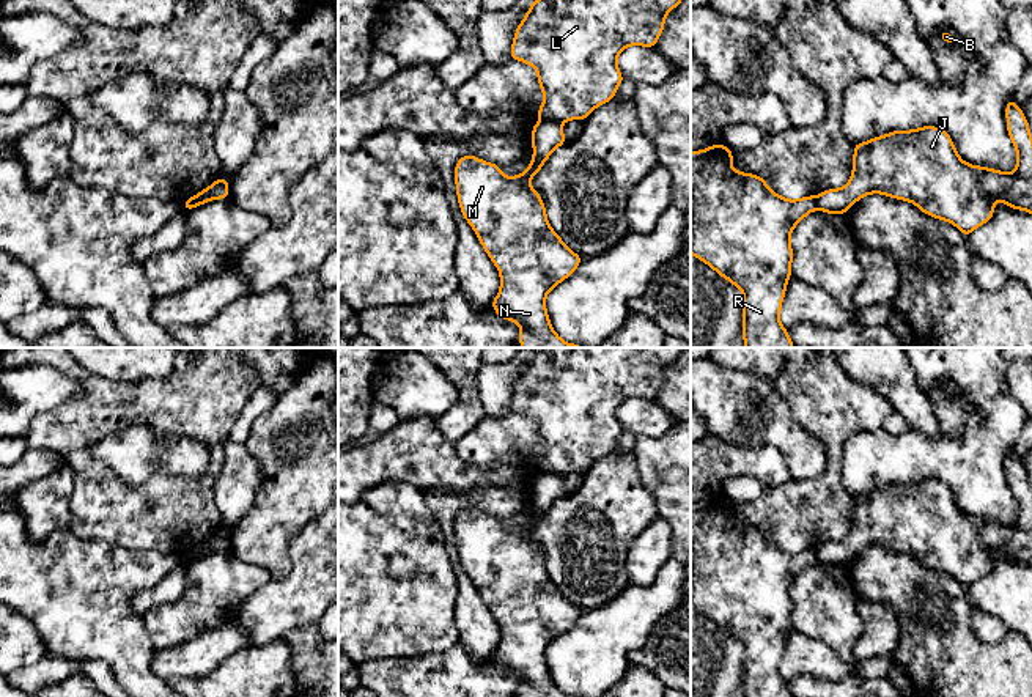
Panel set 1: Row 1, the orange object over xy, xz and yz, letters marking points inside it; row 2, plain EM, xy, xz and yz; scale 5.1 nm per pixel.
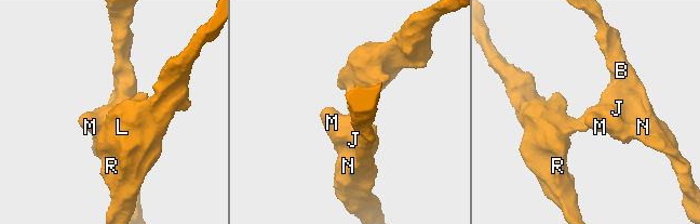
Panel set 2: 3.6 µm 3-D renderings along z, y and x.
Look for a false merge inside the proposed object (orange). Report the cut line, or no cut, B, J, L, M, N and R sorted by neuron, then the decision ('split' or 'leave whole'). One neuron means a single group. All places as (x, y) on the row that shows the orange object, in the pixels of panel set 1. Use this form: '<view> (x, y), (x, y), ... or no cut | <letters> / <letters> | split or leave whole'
xz (541, 120), (560, 121) | B J M N / L R | split

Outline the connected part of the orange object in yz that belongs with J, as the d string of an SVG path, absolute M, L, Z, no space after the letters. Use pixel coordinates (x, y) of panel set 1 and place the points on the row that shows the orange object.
M1013 98L1005 107L1007 129L1018 162L1013 173L966 164L956 153L950 135L934 126L912 131L894 131L864 143L854 143L853 175L842 189L829 189L816 197L816 209L827 214L846 214L868 194L884 194L914 203L925 214L953 223L964 236L993 219L993 206L1004 201L1013 209L1032 214L1032 135L1023 110Z

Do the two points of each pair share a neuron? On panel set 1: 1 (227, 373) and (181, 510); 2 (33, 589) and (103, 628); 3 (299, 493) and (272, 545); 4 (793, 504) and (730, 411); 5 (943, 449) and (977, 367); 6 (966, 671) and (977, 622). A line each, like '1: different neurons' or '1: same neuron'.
1: same neuron
2: same neuron
3: same neuron
4: different neurons
5: same neuron
6: different neurons

